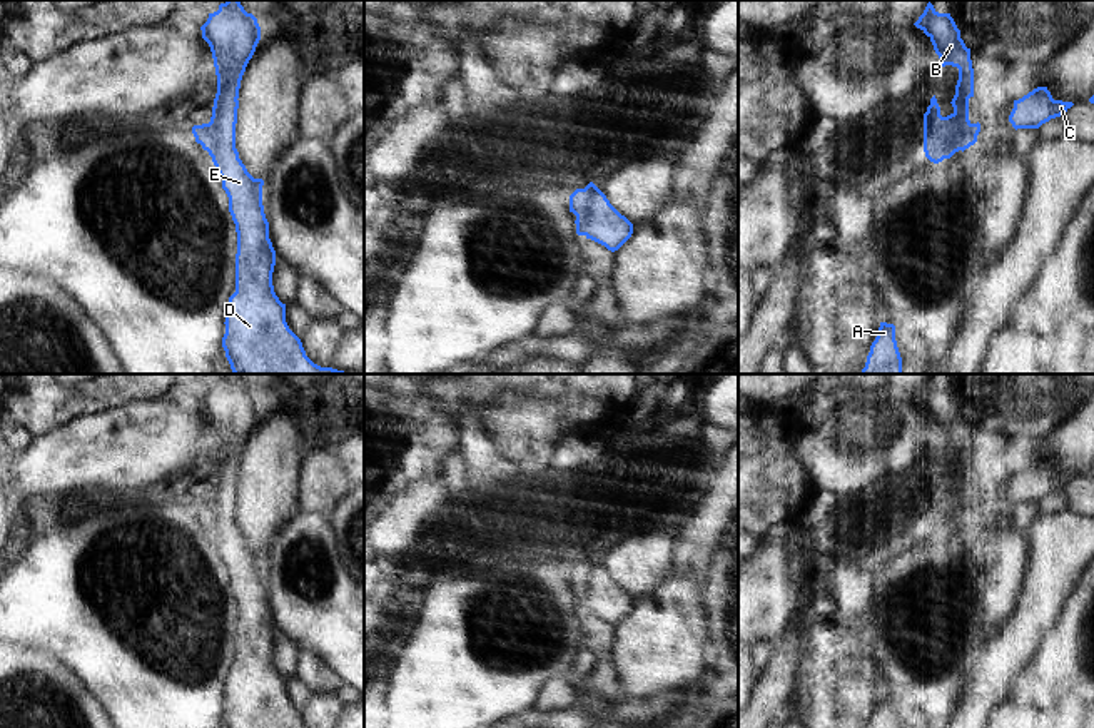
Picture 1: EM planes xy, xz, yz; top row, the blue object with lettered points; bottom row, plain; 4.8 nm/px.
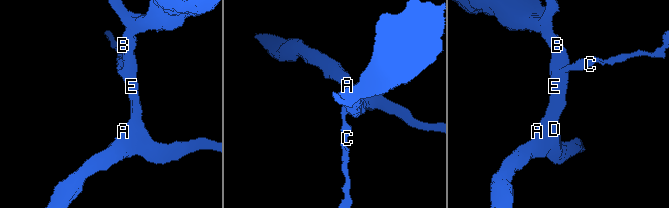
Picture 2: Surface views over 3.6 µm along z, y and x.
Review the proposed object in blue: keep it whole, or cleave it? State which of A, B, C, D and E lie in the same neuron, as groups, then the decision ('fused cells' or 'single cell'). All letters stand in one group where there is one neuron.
A B D E / C; fused cells

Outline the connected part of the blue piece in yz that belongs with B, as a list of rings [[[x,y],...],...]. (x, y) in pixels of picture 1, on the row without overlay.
[[[930,376],[914,399],[930,412],[942,441],[959,442],[955,469],[950,476],[954,486],[942,491],[934,469],[924,488],[924,526],[930,536],[939,538],[977,516],[977,511],[969,509],[969,473],[974,471],[970,422],[960,412],[950,387],[939,387]]]

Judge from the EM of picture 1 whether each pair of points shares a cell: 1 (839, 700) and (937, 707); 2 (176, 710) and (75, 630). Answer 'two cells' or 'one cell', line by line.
1: two cells
2: one cell

